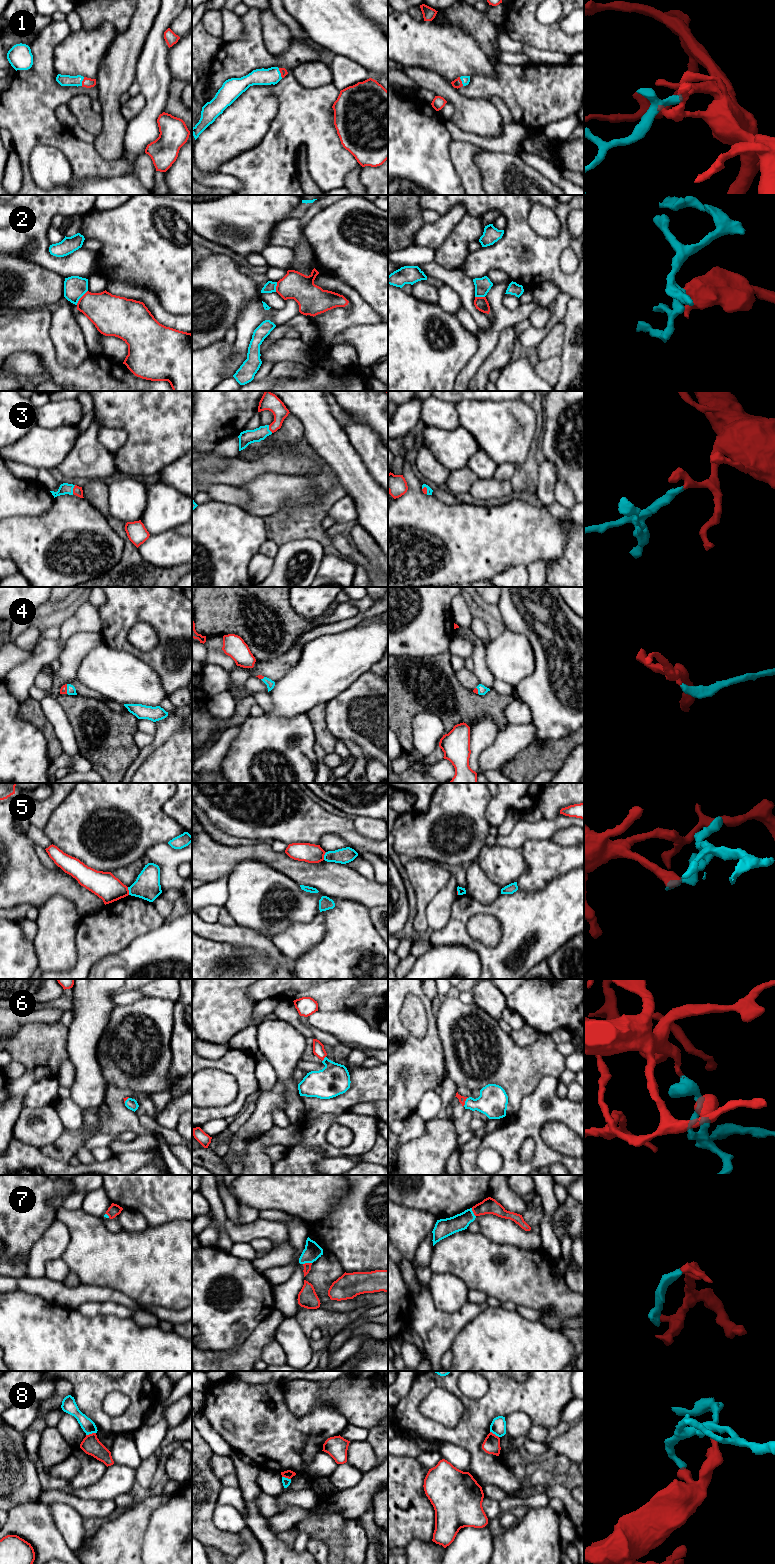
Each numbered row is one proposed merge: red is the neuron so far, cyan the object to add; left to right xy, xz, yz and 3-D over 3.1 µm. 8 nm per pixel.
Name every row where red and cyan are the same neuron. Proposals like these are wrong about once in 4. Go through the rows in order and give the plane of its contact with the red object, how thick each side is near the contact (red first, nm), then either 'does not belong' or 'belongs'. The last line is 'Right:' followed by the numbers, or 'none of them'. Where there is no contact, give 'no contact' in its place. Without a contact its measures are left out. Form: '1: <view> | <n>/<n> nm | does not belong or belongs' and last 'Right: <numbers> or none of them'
1: xz | 60/130 nm | belongs
2: xy | 300/180 nm | does not belong
3: xy | 70/90 nm | belongs
4: xy | 60/70 nm | belongs
5: xy | 220/220 nm | does not belong
6: yz | 60/240 nm | belongs
7: xz | 60/140 nm | belongs
8: xy | 150/110 nm | does not belong
Right: 1, 3, 4, 6, 7

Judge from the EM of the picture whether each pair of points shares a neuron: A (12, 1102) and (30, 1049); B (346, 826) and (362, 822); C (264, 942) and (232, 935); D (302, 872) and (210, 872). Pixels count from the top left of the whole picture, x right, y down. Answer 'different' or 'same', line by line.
A: same
B: different
C: same
D: same

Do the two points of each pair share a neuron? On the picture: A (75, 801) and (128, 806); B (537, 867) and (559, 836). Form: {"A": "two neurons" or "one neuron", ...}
{"A": "one neuron", "B": "two neurons"}

